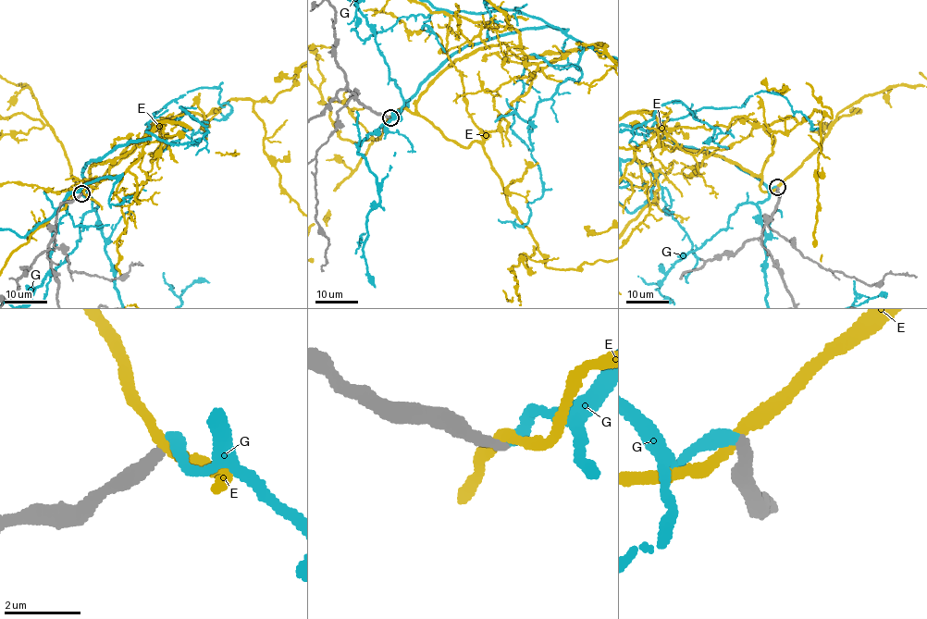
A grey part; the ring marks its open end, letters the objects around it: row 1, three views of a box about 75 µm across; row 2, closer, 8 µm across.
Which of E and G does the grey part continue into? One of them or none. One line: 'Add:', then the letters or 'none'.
Add: G

